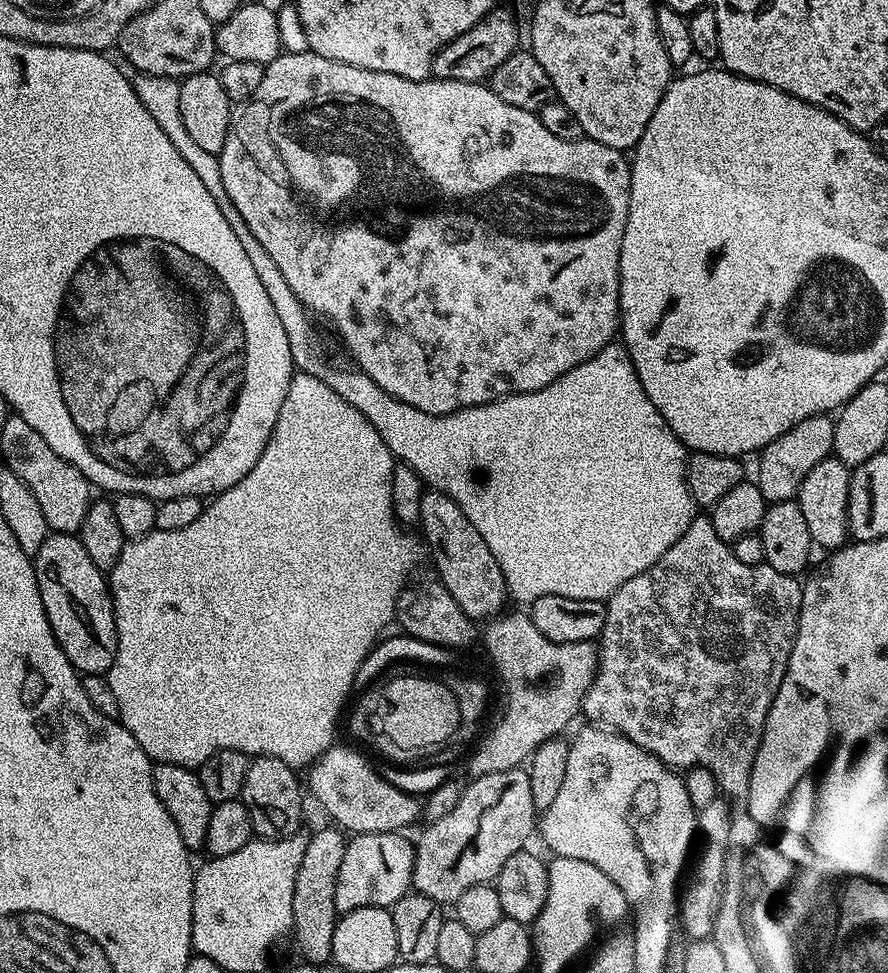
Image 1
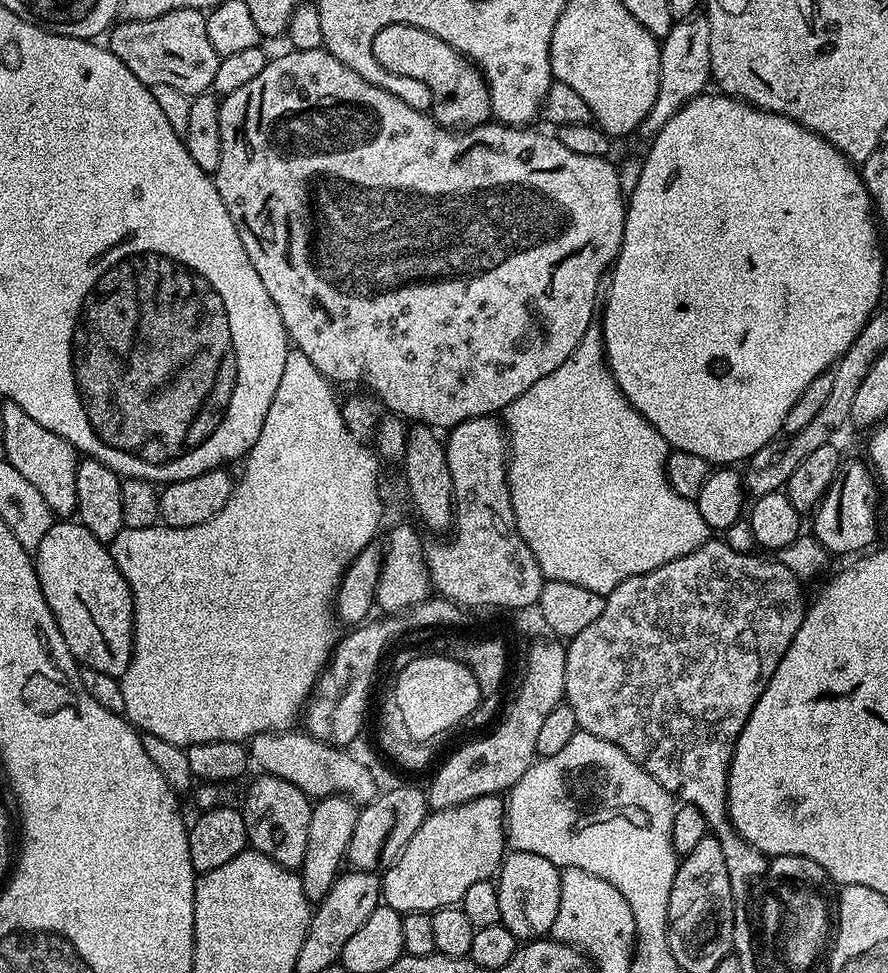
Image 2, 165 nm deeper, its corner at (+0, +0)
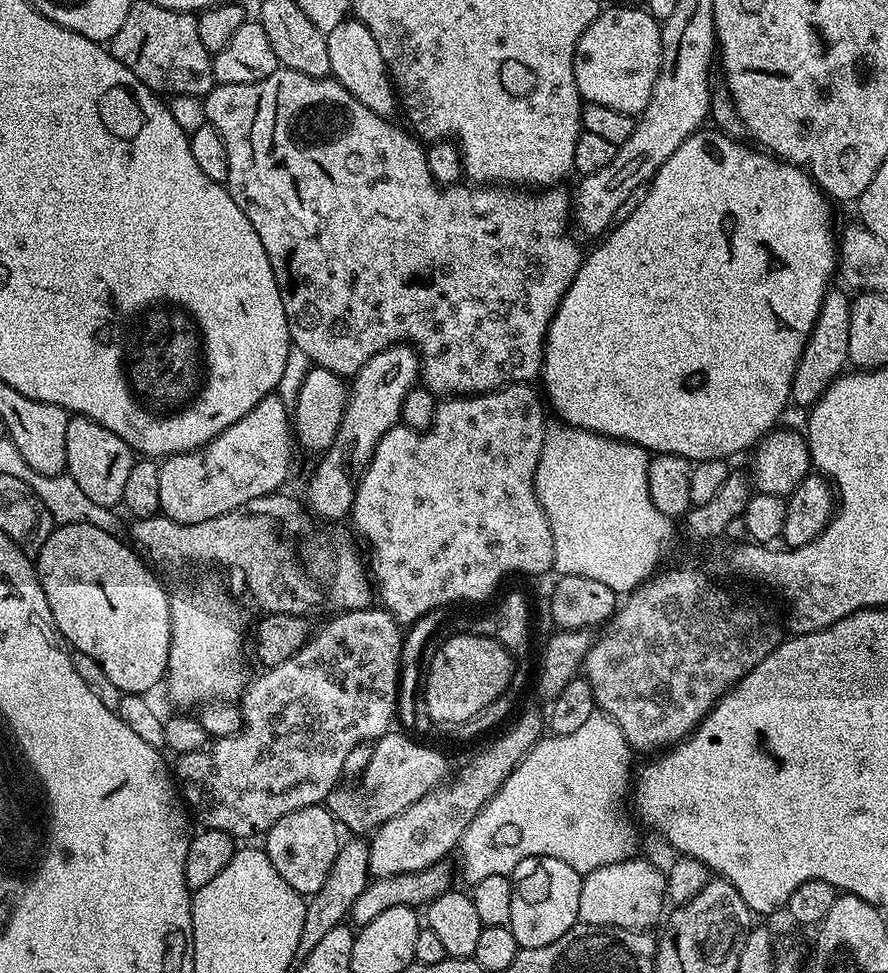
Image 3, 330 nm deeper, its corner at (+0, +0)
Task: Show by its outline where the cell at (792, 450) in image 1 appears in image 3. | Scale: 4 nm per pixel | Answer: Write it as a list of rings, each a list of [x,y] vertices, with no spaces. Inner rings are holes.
[[[829,287],[824,295],[824,301],[820,304],[820,313],[814,322],[814,330],[802,350],[802,358],[794,370],[792,379],[792,394],[790,397],[793,405],[811,409],[826,394],[826,390],[832,385],[832,381],[841,375],[849,367],[848,351],[850,350],[850,310],[852,301],[849,293],[843,287]]]

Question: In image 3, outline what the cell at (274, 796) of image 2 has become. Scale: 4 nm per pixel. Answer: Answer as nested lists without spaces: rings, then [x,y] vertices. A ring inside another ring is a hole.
[[[323,803],[306,806],[302,810],[294,810],[282,818],[278,818],[278,822],[274,822],[274,826],[270,826],[270,830],[262,837],[262,851],[270,858],[274,870],[278,870],[278,874],[282,874],[282,882],[286,882],[286,886],[293,888],[299,896],[309,898],[318,894],[339,854],[342,845],[339,831],[341,832],[341,829],[338,827],[336,817]]]

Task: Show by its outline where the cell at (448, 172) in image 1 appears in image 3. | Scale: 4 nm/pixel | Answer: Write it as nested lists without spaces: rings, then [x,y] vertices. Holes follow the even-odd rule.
[[[283,66],[276,67],[274,74],[270,74],[270,78],[262,78],[258,82],[216,84],[212,91],[203,97],[202,104],[204,104],[203,119],[207,123],[213,124],[218,130],[218,134],[222,134],[224,139],[226,154],[228,155],[228,179],[226,181],[228,192],[234,198],[234,202],[238,202],[242,214],[246,214],[246,218],[250,218],[250,226],[254,226],[254,230],[258,230],[258,238],[262,238],[262,246],[266,246],[266,258],[270,258],[270,266],[274,270],[274,278],[278,282],[282,306],[286,310],[288,334],[291,343],[295,347],[301,348],[315,367],[330,370],[334,375],[341,378],[351,378],[356,375],[358,370],[362,370],[362,366],[366,366],[366,362],[370,362],[370,358],[374,358],[374,354],[392,348],[396,344],[405,343],[414,346],[416,354],[420,358],[419,379],[422,381],[423,387],[430,389],[438,398],[477,396],[479,392],[493,392],[496,388],[505,388],[508,384],[527,384],[535,381],[535,376],[537,379],[541,375],[544,367],[544,343],[548,337],[548,327],[566,294],[566,290],[574,282],[582,263],[582,251],[580,252],[579,246],[576,245],[575,238],[568,233],[570,213],[573,211],[574,204],[569,194],[567,196],[563,192],[563,187],[548,186],[543,190],[513,190],[508,186],[469,186],[464,182],[441,186],[430,174],[425,145],[411,131],[405,130],[403,132],[402,129],[395,128],[391,124],[393,122],[391,119],[378,115],[374,110],[364,106],[362,102],[358,102],[358,98],[354,98],[354,94],[350,94],[350,90],[342,87],[336,79],[315,80],[298,70],[290,70]]]

